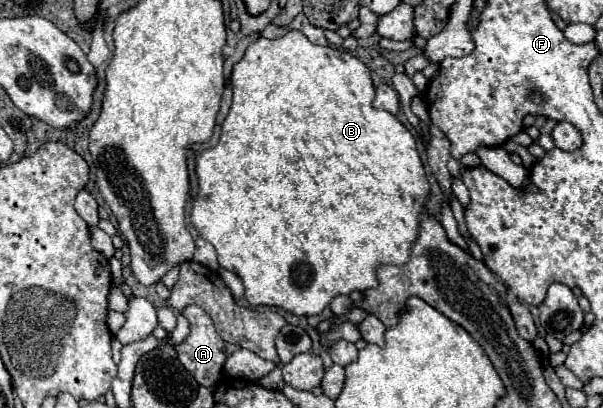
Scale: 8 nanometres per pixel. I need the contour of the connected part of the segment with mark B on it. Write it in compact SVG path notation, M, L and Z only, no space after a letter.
M290 31L280 39L258 39L254 41L242 61L232 71L232 107L222 123L222 135L216 147L202 151L196 157L198 175L198 197L194 201L190 221L194 229L216 247L220 267L236 273L246 289L246 299L251 307L267 305L280 307L292 315L320 315L324 307L336 295L350 295L352 291L366 291L378 285L376 267L382 263L404 265L410 259L412 243L418 237L420 217L430 195L430 183L426 177L414 135L388 111L374 109L374 84L368 67L352 53L336 47L320 47L308 41L300 31Z

